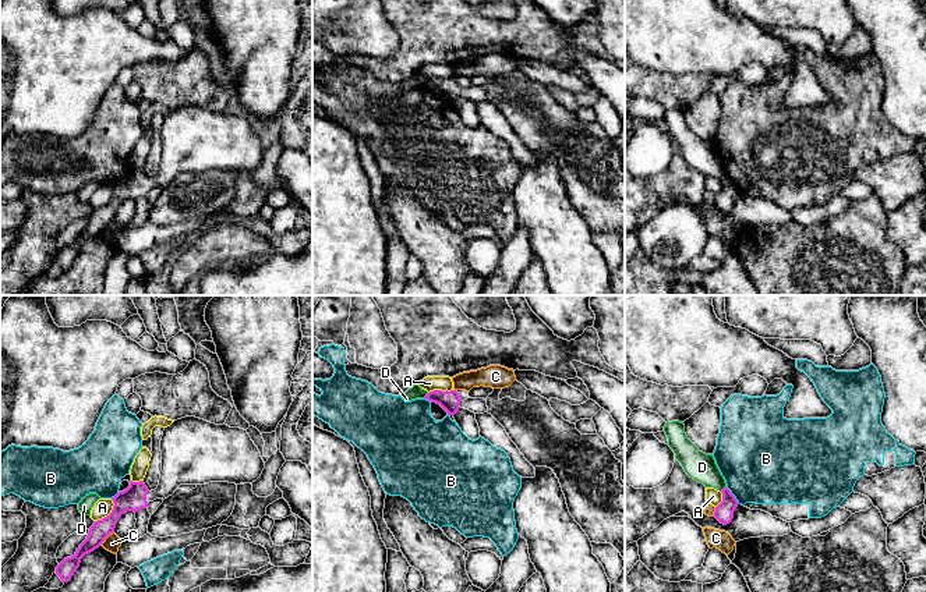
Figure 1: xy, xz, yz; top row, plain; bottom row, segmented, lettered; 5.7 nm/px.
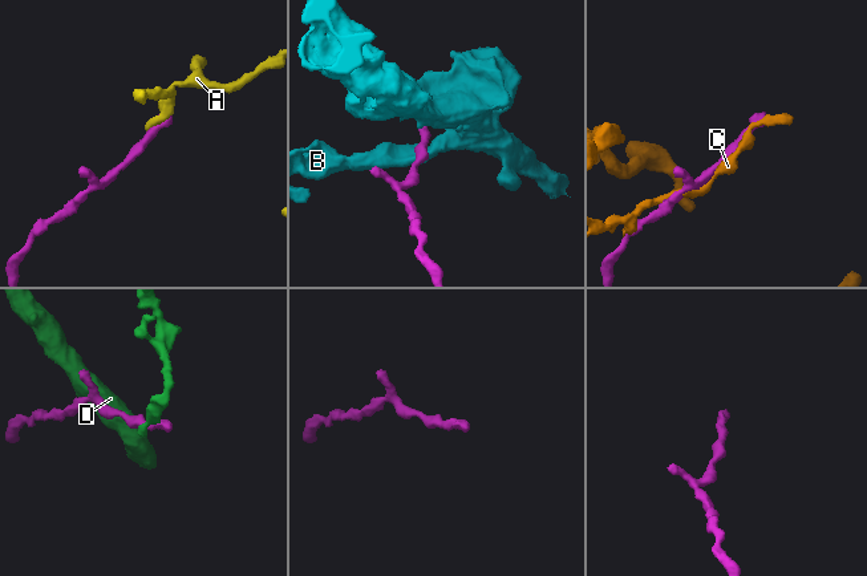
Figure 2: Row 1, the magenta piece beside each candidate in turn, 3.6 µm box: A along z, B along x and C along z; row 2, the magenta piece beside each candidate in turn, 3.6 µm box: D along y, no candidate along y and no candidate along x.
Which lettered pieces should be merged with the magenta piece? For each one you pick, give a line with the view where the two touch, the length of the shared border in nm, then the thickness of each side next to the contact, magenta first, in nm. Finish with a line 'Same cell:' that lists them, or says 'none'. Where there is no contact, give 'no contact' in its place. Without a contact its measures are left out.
Same cell: none

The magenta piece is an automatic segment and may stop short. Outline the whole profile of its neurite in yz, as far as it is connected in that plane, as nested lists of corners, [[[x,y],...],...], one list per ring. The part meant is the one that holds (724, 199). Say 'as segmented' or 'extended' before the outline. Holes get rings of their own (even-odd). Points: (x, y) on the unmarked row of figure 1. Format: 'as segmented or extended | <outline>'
as segmented | [[[728,176],[721,178],[722,189],[715,195],[714,205],[724,213],[729,212],[734,206],[734,199],[738,195],[738,188]]]

